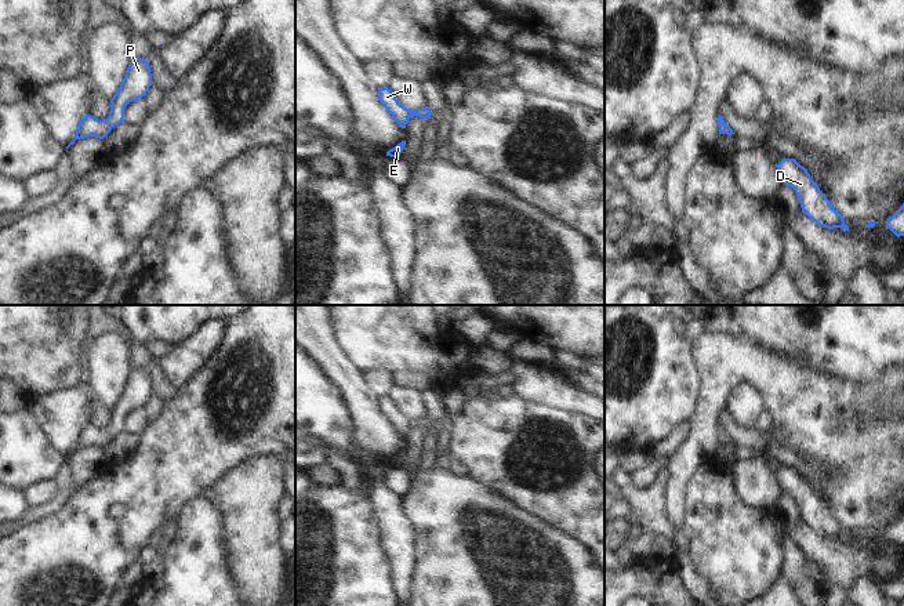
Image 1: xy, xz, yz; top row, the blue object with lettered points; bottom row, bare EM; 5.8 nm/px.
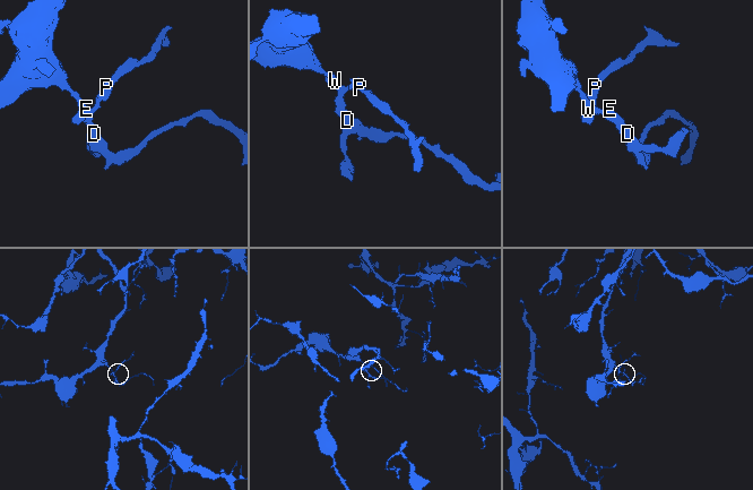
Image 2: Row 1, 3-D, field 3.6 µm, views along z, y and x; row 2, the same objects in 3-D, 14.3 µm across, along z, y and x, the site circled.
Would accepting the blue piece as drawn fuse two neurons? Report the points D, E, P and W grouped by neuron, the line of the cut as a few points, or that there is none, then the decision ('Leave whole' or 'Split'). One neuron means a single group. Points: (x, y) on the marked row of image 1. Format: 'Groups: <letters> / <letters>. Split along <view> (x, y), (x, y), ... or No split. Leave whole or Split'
Groups: D E P W. No split. Leave whole.

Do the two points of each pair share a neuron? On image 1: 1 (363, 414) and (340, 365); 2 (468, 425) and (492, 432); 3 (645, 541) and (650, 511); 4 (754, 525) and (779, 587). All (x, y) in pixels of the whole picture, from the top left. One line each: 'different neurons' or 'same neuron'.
1: same neuron
2: same neuron
3: different neurons
4: different neurons

